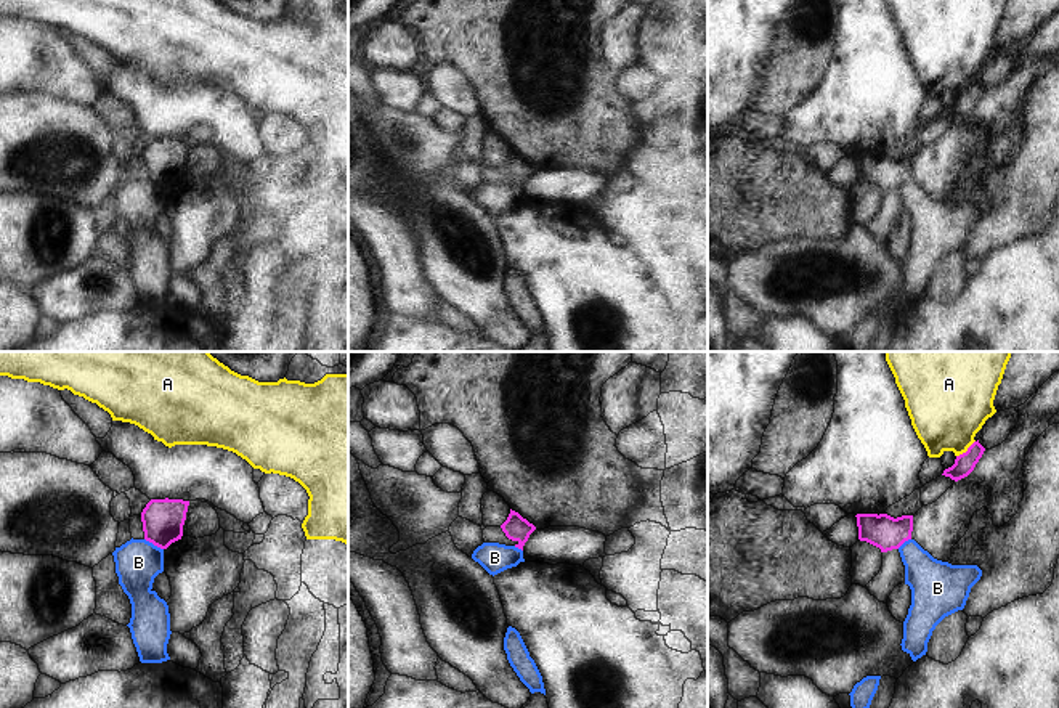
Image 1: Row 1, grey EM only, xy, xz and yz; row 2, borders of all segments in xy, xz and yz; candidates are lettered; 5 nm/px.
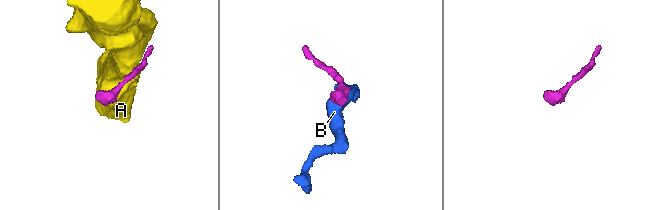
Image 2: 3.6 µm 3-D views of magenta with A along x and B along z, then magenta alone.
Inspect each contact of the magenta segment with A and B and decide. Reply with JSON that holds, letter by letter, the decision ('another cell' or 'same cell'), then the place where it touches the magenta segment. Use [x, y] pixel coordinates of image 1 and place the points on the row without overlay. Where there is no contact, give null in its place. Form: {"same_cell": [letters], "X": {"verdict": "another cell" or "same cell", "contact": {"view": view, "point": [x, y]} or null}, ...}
{"same_cell": [], "A": {"verdict": "another cell", "contact": {"view": "yz", "point": [968, 90]}}, "B": {"verdict": "another cell", "contact": {"view": "xy", "point": [154, 185]}}}

